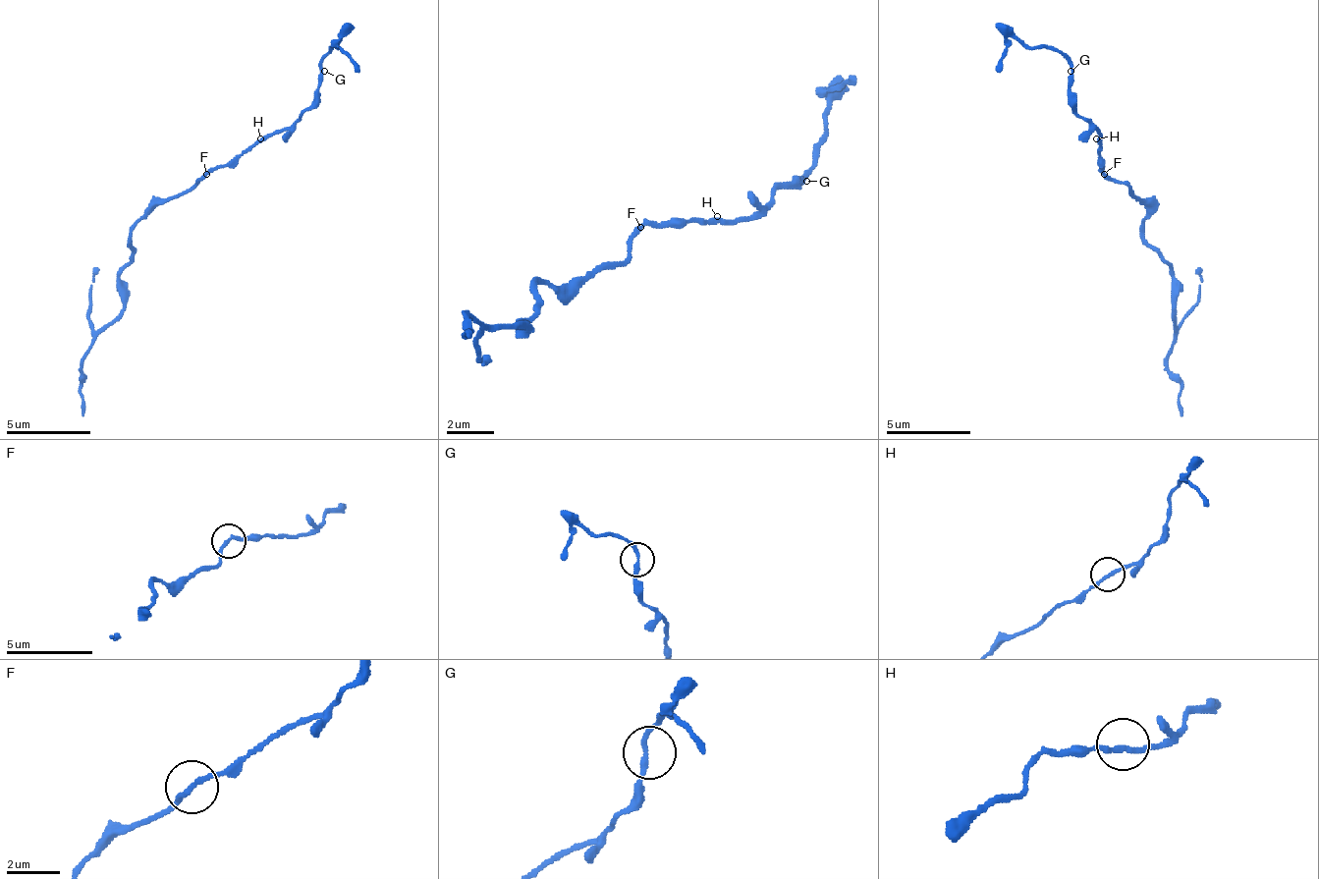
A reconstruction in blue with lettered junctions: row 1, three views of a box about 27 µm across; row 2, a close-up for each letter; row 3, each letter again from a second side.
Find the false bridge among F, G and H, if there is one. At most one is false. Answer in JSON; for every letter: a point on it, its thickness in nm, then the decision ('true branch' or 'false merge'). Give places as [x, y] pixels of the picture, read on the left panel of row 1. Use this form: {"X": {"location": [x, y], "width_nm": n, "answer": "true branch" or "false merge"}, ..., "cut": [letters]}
{"F": {"location": [206, 174], "width_nm": 190, "answer": "true branch"}, "G": {"location": [324, 71], "width_nm": 190, "answer": "true branch"}, "H": {"location": [260, 138], "width_nm": 180, "answer": "true branch"}, "cut": []}

